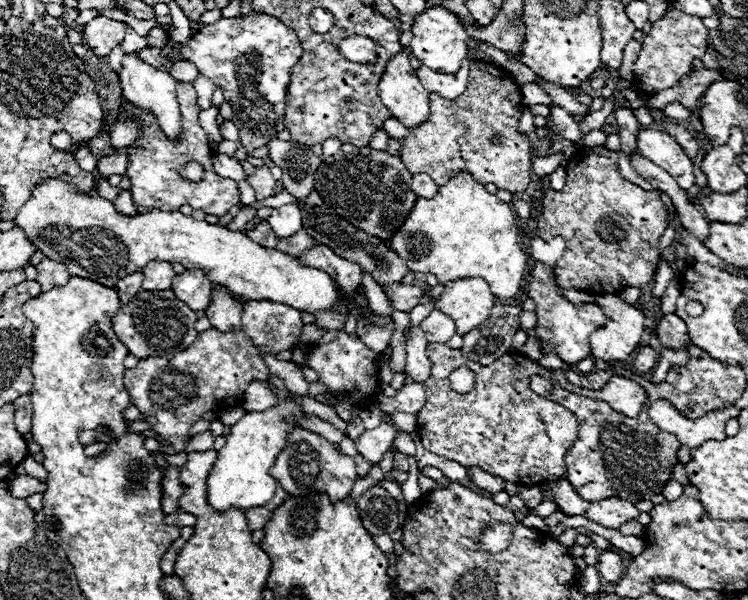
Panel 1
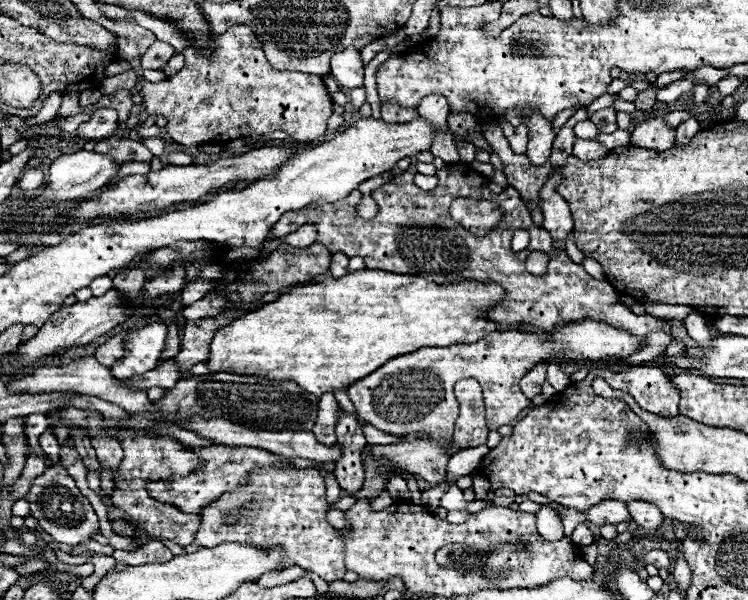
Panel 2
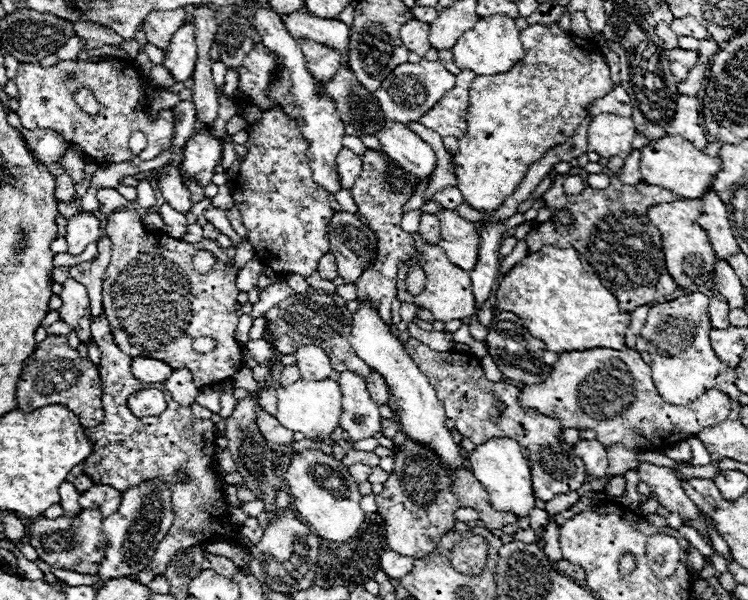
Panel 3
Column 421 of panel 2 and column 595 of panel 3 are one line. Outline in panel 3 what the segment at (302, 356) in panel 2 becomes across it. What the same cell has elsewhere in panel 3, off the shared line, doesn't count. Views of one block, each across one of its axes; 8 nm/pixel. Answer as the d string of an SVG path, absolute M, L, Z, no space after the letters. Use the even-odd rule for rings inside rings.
M546 246L536 254L528 254L500 282L496 304L498 310L520 316L526 328L548 348L554 348L554 352L592 348L622 350L626 346L624 338L630 326L630 314L622 314L616 296L582 268L574 248Z

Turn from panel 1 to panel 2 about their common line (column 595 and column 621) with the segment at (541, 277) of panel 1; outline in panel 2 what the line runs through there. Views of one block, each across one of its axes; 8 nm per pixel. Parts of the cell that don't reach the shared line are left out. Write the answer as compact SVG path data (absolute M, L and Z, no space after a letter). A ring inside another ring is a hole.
M554 252L554 256L550 256L550 282L528 282L528 280L530 276L518 276L518 286L514 284L510 286L506 280L506 286L504 286L508 294L506 300L500 306L486 312L486 318L494 322L506 322L506 324L526 322L536 326L542 332L556 332L560 326L566 326L570 322L594 318L598 322L624 330L636 336L638 340L644 340L650 332L658 332L658 330L672 336L672 326L668 320L656 318L650 314L642 314L642 316L632 314L628 306L616 302L616 290L606 280L592 278L580 264L572 262L566 252Z

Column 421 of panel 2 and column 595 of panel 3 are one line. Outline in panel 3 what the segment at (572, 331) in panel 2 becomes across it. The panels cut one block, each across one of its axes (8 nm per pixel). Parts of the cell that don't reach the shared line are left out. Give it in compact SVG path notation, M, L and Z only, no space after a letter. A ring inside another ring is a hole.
M628 348L564 352L544 382L524 386L520 390L518 402L524 408L534 408L544 416L560 420L562 428L594 430L602 444L620 442L630 448L652 452L666 450L686 438L694 438L700 430L720 424L730 414L730 396L720 388L712 388L702 394L694 402L696 408L670 408L652 384L650 366L642 362L638 352ZM660 408L670 408L670 424L666 424L666 412L660 412Z

